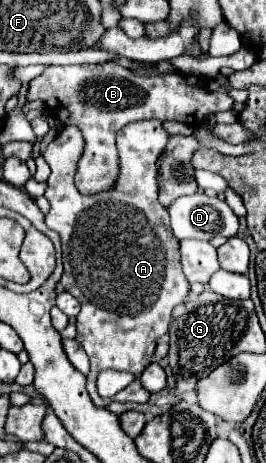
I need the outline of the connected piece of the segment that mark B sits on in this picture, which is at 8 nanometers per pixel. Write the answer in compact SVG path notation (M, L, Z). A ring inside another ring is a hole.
M117 62L107 64L81 64L81 66L47 66L45 72L29 82L27 100L43 100L49 114L53 114L63 126L77 126L85 138L83 154L77 162L75 186L81 194L95 194L111 188L117 174L117 148L115 134L125 124L145 118L177 120L191 126L203 124L209 112L231 110L233 100L225 90L209 90L197 86L197 78L169 72L141 76Z

